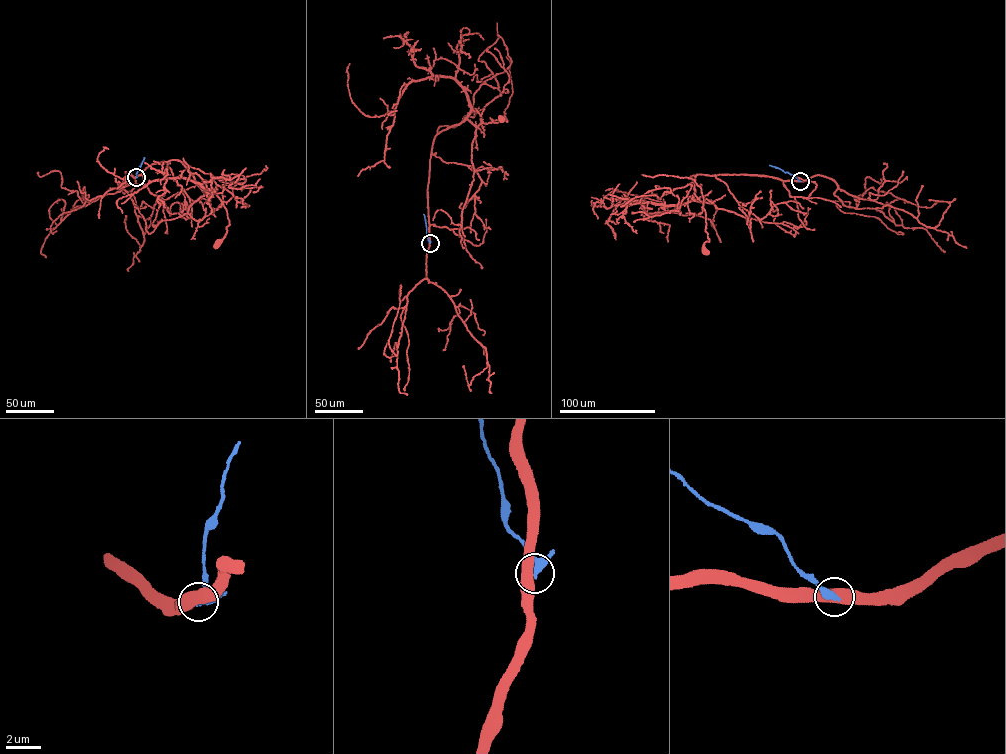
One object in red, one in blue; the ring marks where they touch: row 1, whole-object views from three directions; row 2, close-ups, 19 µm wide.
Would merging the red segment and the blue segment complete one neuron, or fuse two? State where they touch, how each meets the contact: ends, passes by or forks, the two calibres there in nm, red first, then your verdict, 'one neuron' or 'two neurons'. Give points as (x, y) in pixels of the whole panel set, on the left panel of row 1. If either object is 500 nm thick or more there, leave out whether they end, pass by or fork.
place (136, 177); calibres 550 and 320 nm; two neurons

